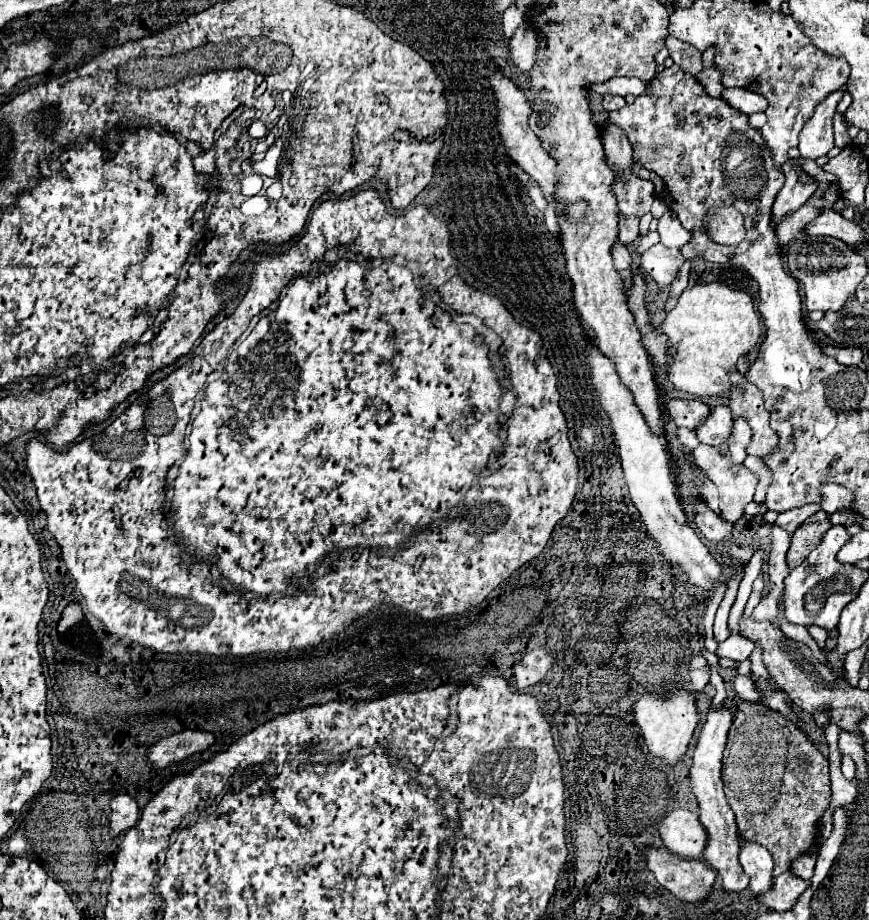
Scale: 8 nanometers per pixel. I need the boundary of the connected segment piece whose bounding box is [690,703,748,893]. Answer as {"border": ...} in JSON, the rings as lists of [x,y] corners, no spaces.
{"border":[[[726,703],[726,711],[724,707],[720,709],[708,709],[708,715],[706,715],[706,723],[700,731],[700,737],[698,737],[698,743],[694,747],[694,755],[692,755],[692,767],[690,767],[690,787],[692,787],[692,793],[696,795],[698,799],[698,807],[700,807],[700,821],[702,825],[706,827],[710,839],[708,839],[708,845],[702,853],[704,861],[714,869],[718,871],[718,875],[722,877],[722,887],[726,891],[744,891],[748,889],[748,877],[744,875],[742,867],[740,867],[740,861],[738,861],[738,855],[740,855],[740,835],[738,835],[738,827],[736,827],[736,819],[734,819],[734,813],[732,809],[728,807],[728,801],[724,797],[724,785],[722,785],[722,779],[720,779],[720,769],[722,769],[722,751],[726,747],[726,739],[728,739],[728,729],[732,725],[732,713],[730,713],[730,707]]]}

